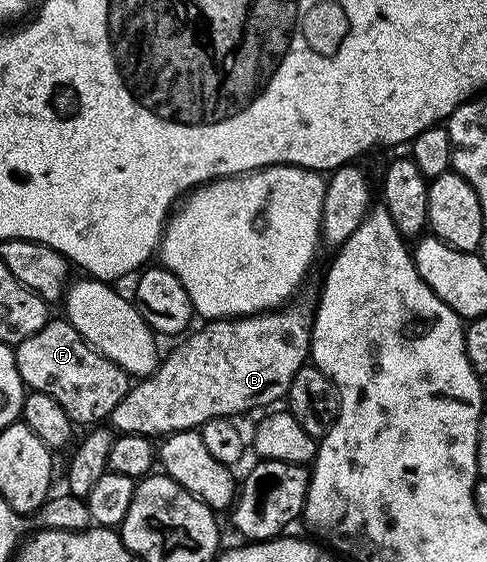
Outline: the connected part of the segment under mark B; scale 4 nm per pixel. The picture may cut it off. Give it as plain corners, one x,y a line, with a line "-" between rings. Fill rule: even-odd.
293,308
290,312
285,311
266,310
240,318
210,320
204,325
206,328
186,335
180,341
182,344
169,357
165,356
153,373
138,379
130,387
123,402
119,402
115,410
111,410
108,423
114,433
164,438
172,432
192,432
200,429
201,425
216,416
237,418
240,417
240,412
249,412
252,408
268,409
273,406
268,404
273,404
276,400
284,401
288,397
295,374
306,367
311,356
310,309

